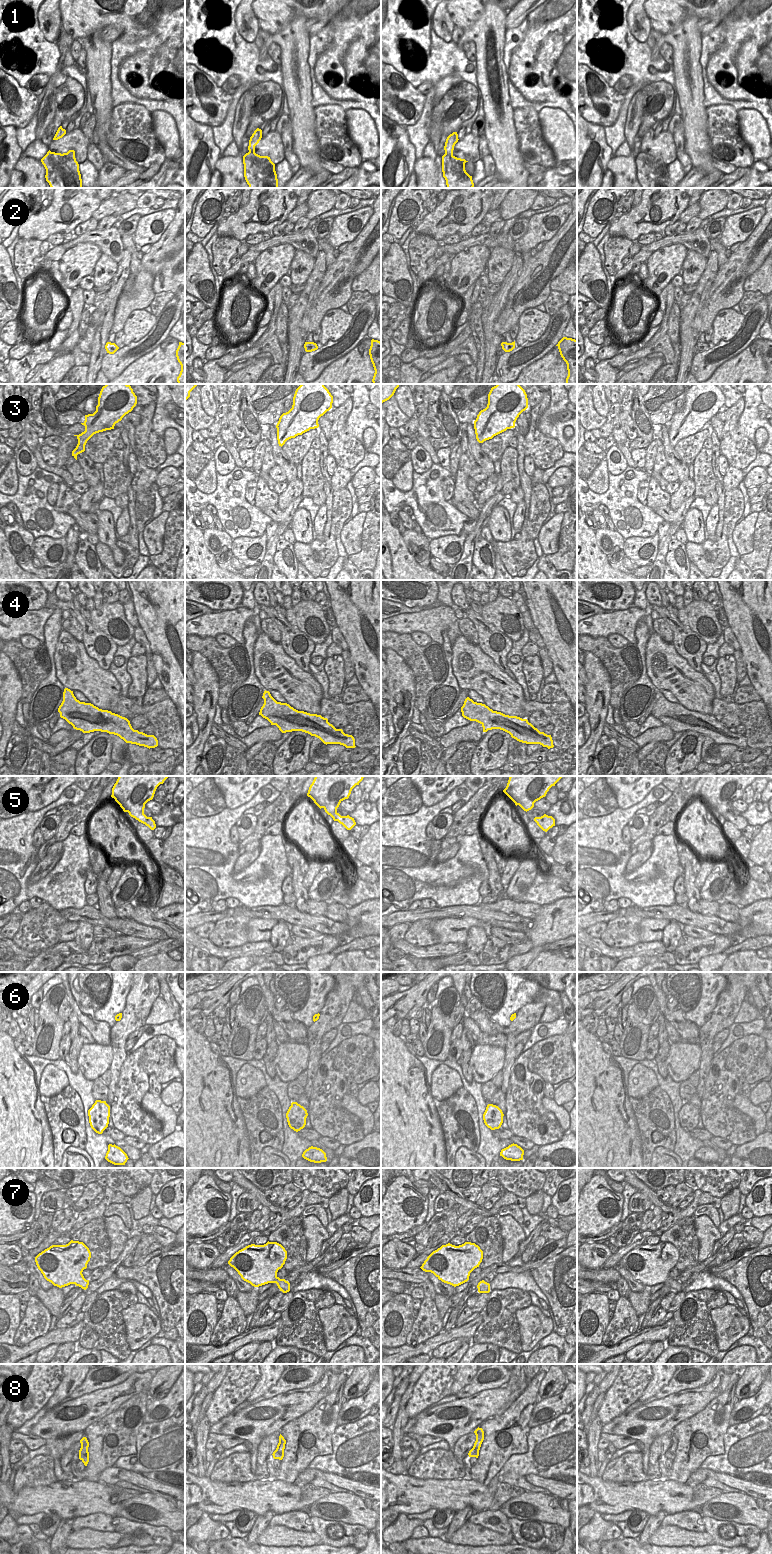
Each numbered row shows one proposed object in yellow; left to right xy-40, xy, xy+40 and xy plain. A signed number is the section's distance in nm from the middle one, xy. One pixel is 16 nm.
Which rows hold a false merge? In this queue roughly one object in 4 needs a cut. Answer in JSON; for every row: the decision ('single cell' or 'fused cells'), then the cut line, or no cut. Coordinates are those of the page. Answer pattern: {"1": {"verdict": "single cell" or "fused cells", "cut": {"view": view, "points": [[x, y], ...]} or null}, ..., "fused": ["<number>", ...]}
{"1": {"verdict": "fused cells", "cut": {"view": "xy+40", "points": [[445, 153], [452, 155]]}}, "2": {"verdict": "single cell", "cut": null}, "3": {"verdict": "single cell", "cut": null}, "4": {"verdict": "single cell", "cut": null}, "5": {"verdict": "single cell", "cut": null}, "6": {"verdict": "single cell", "cut": null}, "7": {"verdict": "single cell", "cut": null}, "8": {"verdict": "fused cells", "cut": {"view": "xy-40", "points": [[79, 1451], [81, 1453], [88, 1452]]}}, "fused": ["1", "8"]}

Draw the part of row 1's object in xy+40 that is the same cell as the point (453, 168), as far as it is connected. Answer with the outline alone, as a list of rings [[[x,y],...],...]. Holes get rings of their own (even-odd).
[[[453,155],[442,156],[442,172],[447,188],[473,188],[472,176],[465,170],[465,159]]]

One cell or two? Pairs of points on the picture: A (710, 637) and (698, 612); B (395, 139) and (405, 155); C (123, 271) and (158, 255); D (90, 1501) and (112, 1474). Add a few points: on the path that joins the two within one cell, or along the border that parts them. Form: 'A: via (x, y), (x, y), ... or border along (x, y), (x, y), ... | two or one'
A: via (707, 632), (707, 627), (702, 618) | one
B: via (395, 143), (401, 151) | one
C: border along (129, 273), (120, 295) | two
D: border along (98, 1481), (108, 1485) | two

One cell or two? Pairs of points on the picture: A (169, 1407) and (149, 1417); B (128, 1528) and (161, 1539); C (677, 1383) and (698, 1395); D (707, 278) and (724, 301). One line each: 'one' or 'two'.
A: one
B: one
C: two
D: two

